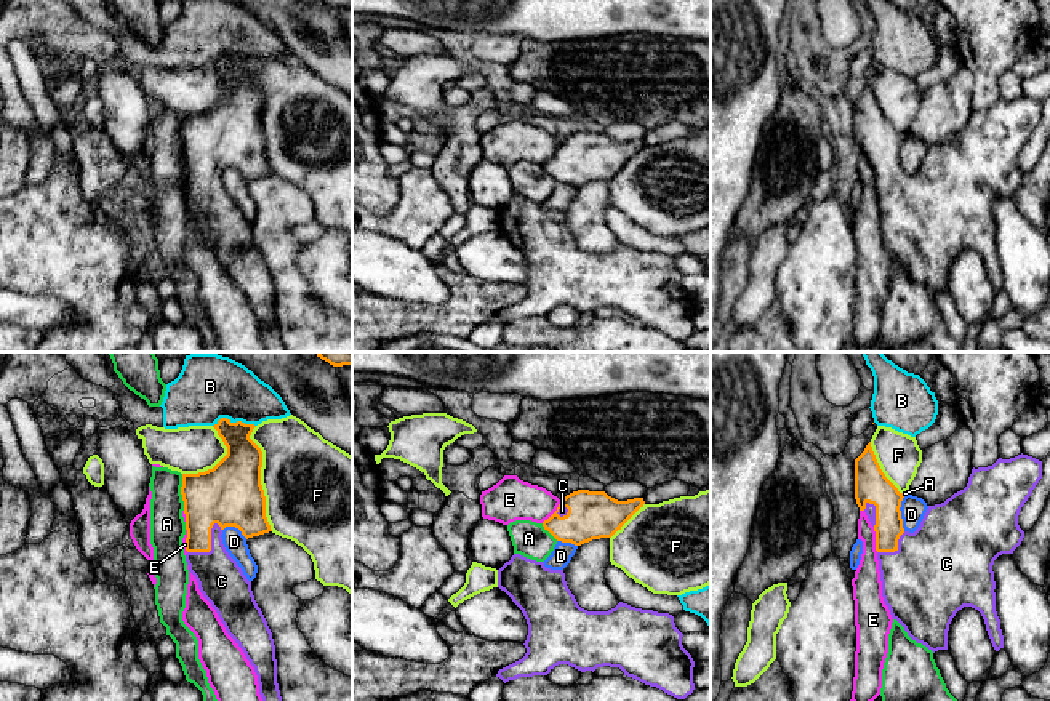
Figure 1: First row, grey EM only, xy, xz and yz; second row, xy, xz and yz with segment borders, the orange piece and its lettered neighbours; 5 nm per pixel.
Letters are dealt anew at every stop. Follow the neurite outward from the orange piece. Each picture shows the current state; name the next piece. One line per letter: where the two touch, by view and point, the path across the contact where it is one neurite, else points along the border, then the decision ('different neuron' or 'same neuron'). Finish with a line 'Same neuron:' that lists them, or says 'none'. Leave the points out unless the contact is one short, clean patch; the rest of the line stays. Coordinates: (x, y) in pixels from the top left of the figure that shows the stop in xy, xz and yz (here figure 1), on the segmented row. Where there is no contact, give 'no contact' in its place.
A: contact xy (181, 492); different neuron
B: contact xy (234, 423); different neuron
C: contact xy (210, 544); way xy (223, 496), (210, 509), (210, 544), (210, 564), (221, 581); same neuron
D: contact yz (900, 514); different neuron
E: contact xz (554, 512); different neuron
F: contact xy (260, 479); different neuron
Same neuron: C

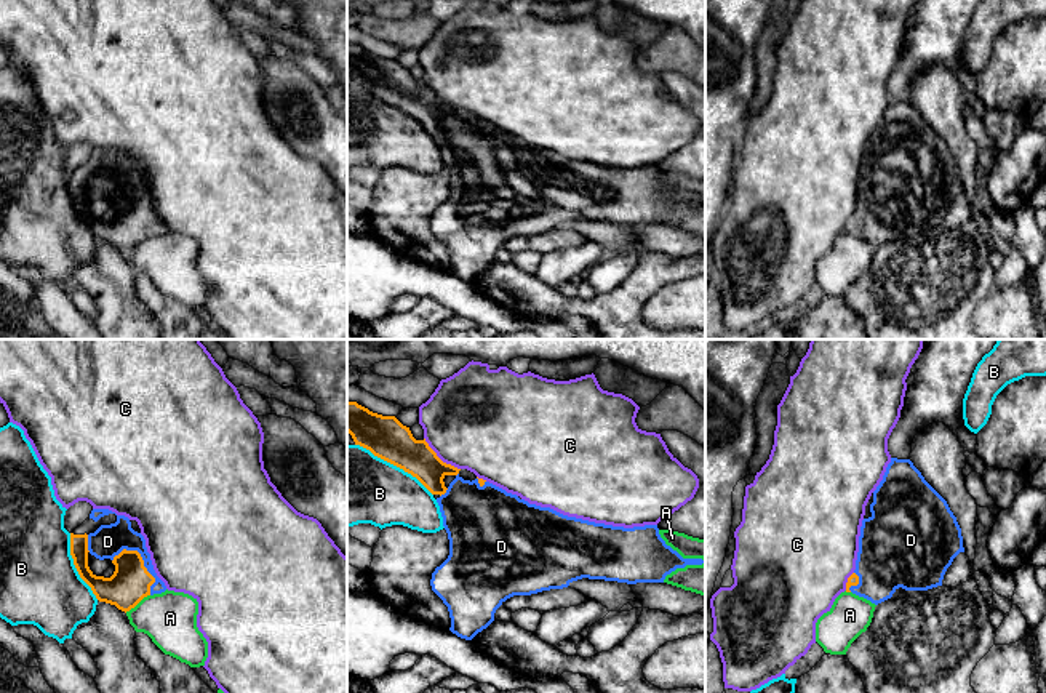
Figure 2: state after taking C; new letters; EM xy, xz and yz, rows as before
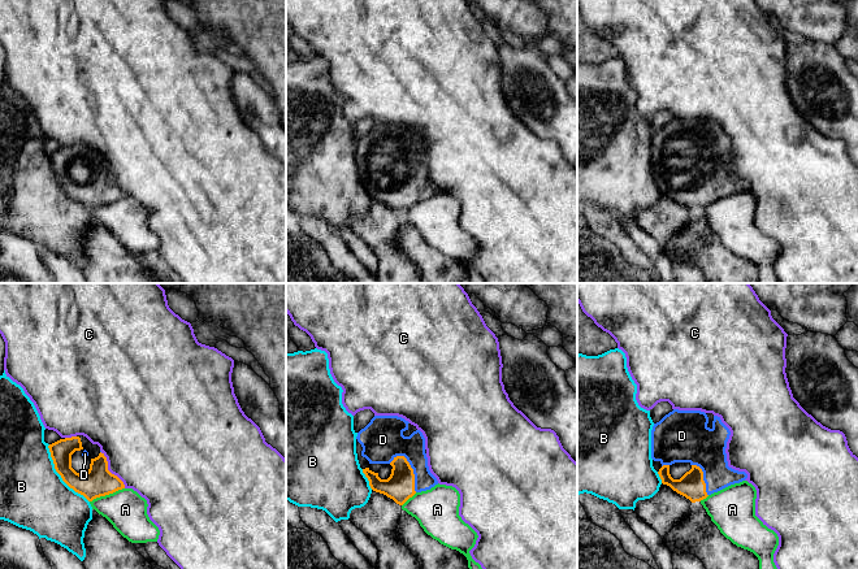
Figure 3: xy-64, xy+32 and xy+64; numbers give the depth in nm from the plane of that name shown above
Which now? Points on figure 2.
A: contact xy (136, 604); different neuron
B: contact xz (394, 464); different neuron
C: contact xz (439, 458); different neuron
D: contact xy (144, 567); same neuron
Same neuron: D

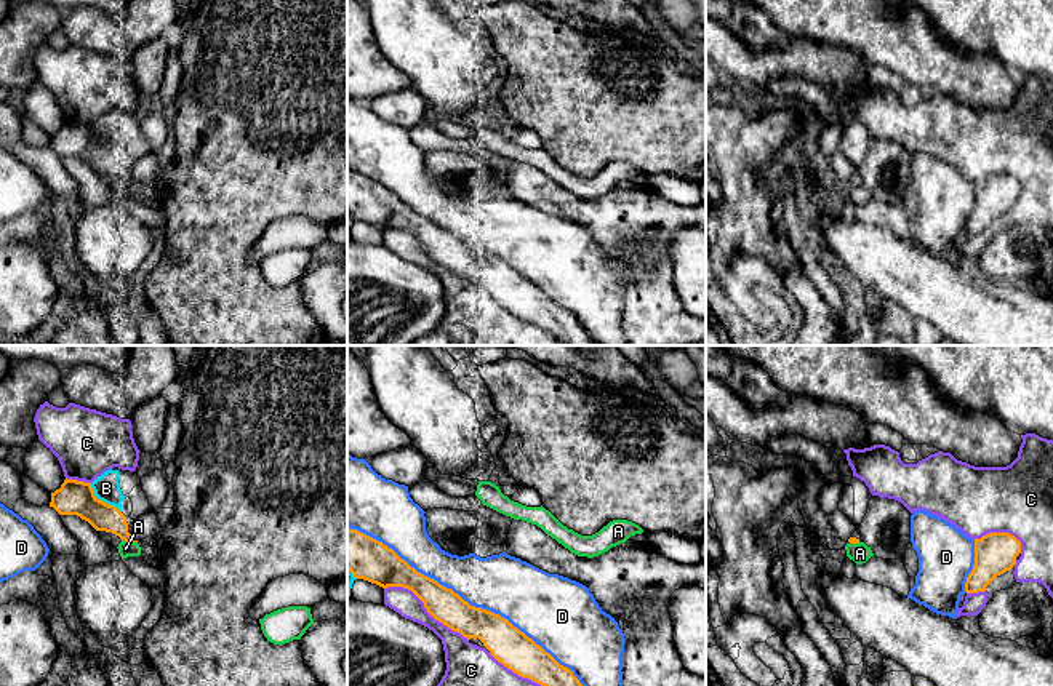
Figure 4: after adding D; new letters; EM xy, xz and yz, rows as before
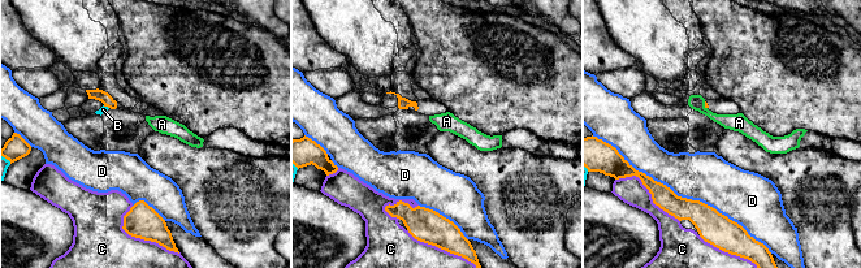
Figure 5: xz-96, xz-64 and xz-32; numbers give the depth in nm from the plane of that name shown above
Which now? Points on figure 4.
A: contact xy (130, 541); different neuron
B: contact xy (101, 501); different neuron
C: contact xz (424, 606); different neuron
D: contact xz (466, 602); different neuron
Same neuron: none

